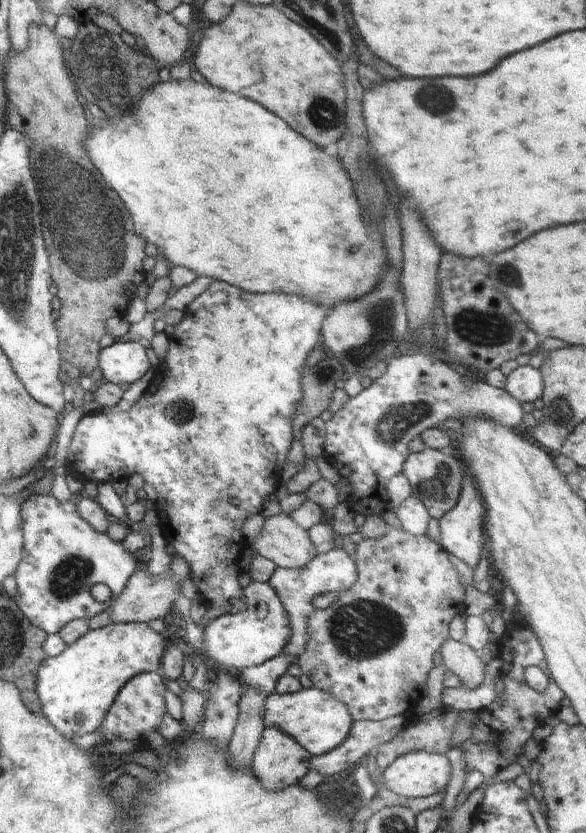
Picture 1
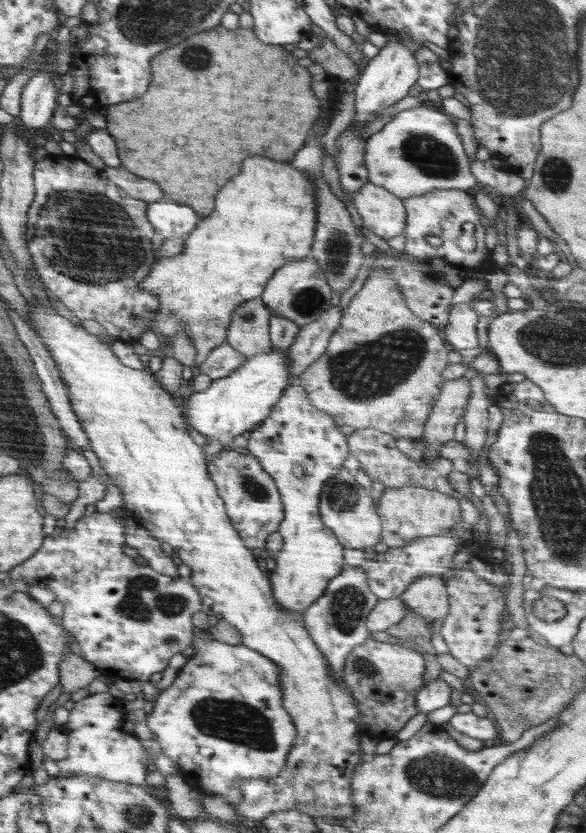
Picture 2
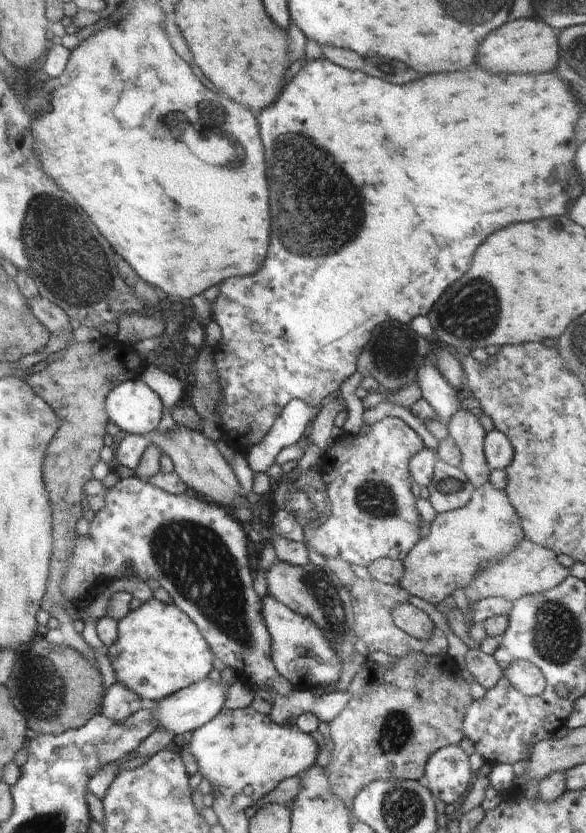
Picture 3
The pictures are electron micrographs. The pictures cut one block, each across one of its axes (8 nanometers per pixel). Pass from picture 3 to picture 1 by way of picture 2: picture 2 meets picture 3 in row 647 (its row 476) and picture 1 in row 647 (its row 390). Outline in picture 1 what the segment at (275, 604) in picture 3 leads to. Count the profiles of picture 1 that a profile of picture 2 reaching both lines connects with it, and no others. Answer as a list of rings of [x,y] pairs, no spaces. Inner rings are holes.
[[[334,548],[330,552],[318,553],[310,560],[310,564],[306,564],[306,568],[277,567],[274,574],[270,576],[269,584],[278,592],[284,608],[290,614],[290,624],[292,624],[292,636],[283,652],[294,656],[295,660],[304,652],[304,644],[306,644],[306,632],[304,632],[306,626],[304,624],[306,624],[308,616],[312,616],[317,610],[316,606],[312,604],[312,600],[321,593],[347,591],[352,588],[352,584],[356,582],[357,578],[357,562],[344,548]]]

